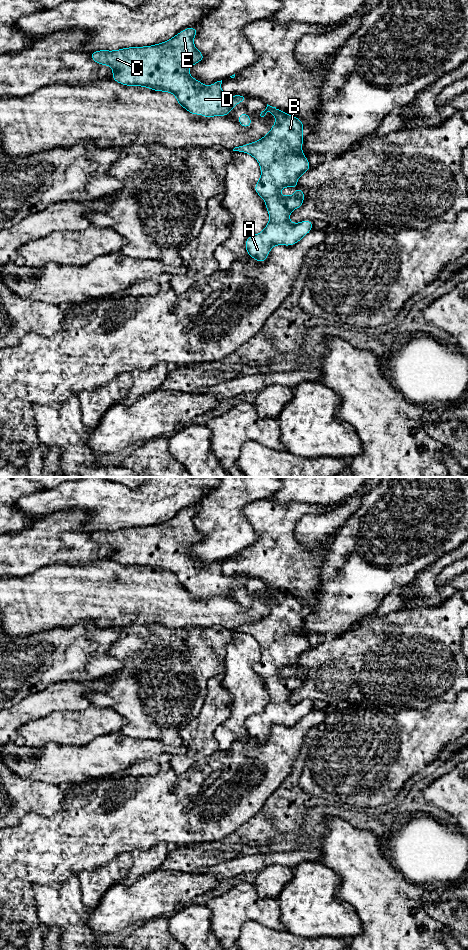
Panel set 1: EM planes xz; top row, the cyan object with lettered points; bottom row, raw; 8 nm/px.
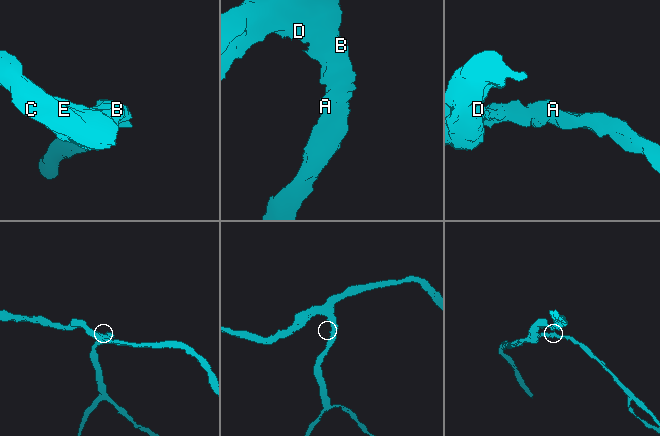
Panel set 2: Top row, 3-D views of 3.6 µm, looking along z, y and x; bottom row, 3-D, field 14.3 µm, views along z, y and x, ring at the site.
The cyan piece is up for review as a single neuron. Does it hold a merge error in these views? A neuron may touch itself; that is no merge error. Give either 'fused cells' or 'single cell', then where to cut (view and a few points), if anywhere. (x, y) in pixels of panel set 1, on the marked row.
single cell; no cut

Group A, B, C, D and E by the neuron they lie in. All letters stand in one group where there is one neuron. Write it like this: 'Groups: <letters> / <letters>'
Groups: A B C D E

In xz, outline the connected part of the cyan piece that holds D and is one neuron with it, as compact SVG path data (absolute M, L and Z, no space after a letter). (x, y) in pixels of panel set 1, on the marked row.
M189 27L180 31L173 38L152 46L128 47L119 50L97 50L90 53L91 59L97 64L108 65L114 72L111 76L125 86L141 86L151 90L170 92L177 98L177 104L190 112L190 115L200 114L206 118L214 116L229 116L230 110L237 103L245 102L246 95L226 96L222 92L221 81L206 87L199 80L188 73L188 69L201 62L206 55L194 46L193 39L198 33L196 27Z

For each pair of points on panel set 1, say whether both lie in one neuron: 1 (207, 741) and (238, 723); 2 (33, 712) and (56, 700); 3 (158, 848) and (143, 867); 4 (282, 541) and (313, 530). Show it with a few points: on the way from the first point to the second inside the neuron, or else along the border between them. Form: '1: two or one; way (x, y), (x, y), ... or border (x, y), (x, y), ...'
1: two; border (228, 718), (214, 732), (218, 749)
2: one; way (39, 706), (50, 700)
3: one; way (157, 853), (148, 862)
4: two; border (305, 515), (297, 524), (295, 538), (313, 551)

